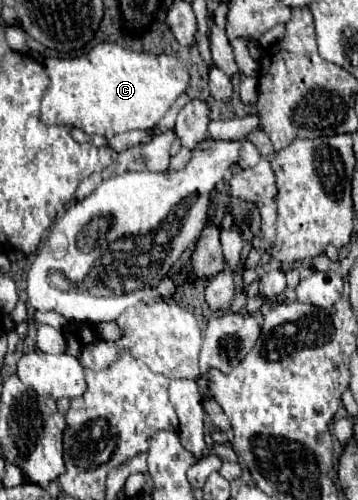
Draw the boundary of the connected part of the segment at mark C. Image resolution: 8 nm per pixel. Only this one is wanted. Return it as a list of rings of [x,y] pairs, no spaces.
[[[100,43],[88,55],[78,59],[44,59],[44,67],[50,75],[50,85],[42,99],[40,119],[48,125],[72,125],[88,135],[104,137],[112,137],[134,129],[152,129],[172,107],[172,103],[186,91],[190,79],[186,67],[174,55],[132,51],[116,43]]]

